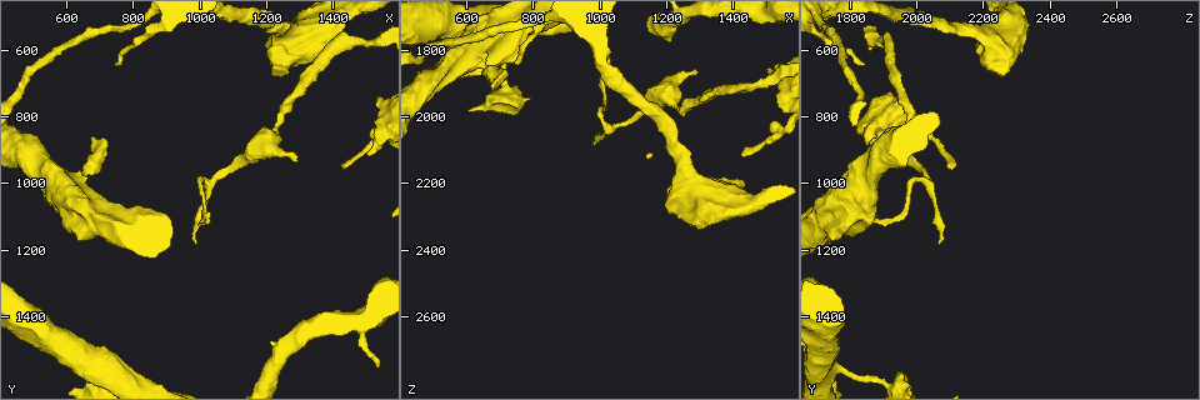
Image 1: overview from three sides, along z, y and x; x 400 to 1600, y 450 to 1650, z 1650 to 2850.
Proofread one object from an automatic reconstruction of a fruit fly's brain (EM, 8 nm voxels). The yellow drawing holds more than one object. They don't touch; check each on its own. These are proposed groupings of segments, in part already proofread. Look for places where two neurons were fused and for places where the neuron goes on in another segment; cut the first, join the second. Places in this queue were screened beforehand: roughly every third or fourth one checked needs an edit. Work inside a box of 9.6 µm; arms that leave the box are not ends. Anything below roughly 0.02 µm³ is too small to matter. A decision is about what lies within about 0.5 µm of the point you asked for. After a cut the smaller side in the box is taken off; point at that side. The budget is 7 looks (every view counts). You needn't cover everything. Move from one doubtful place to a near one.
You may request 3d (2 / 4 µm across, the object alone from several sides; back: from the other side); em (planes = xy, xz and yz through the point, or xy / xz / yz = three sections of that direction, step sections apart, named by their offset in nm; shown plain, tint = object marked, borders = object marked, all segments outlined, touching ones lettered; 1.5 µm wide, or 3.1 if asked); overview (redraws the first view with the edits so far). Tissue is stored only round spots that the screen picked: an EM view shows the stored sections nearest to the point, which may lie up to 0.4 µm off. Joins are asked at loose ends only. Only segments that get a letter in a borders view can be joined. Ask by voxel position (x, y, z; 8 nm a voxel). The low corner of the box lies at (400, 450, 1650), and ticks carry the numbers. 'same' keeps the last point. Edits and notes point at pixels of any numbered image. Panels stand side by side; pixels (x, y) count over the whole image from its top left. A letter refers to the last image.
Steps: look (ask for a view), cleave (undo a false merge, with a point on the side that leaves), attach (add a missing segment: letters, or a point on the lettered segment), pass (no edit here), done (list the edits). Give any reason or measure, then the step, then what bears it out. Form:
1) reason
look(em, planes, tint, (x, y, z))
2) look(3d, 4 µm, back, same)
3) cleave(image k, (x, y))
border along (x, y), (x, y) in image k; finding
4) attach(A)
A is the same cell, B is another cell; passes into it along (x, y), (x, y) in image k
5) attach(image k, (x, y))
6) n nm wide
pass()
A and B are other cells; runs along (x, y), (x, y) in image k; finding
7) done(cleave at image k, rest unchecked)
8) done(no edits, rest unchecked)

narrows sharply
look(3d, 4 µm, (670, 970, 1850))

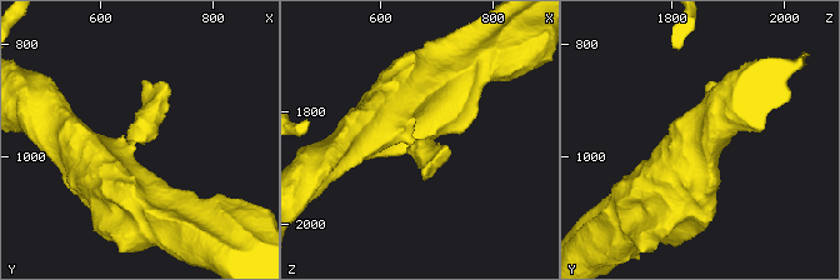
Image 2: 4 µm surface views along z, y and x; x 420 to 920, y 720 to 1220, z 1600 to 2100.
arms of 220, 750 nm
look(em, xy, step 4, borders, (660, 965, 1855))

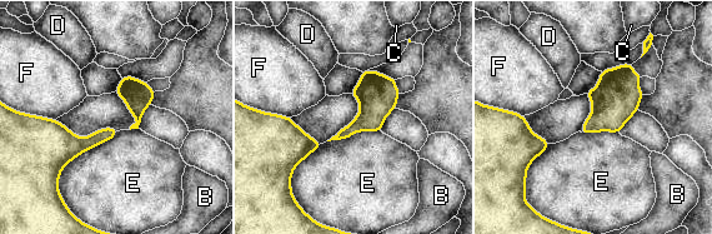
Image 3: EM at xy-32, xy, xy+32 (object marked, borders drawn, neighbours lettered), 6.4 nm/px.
90 nm wide
pass()
B, C, D, E and F are other cells; border along (119, 132), (71, 159), (56, 185) in image 3; all the same neuron

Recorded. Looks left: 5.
an open end
look(em, yz, step 4, tint, (750, 640, 1850))

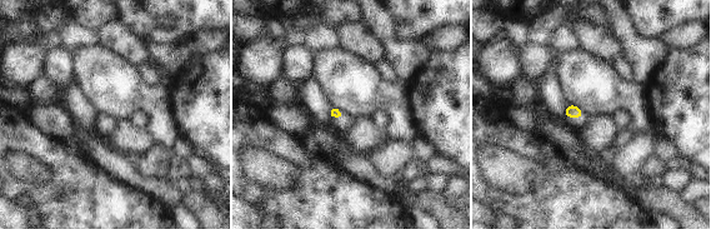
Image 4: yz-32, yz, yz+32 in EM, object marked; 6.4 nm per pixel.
look(em, xz, step 4, tint, same)

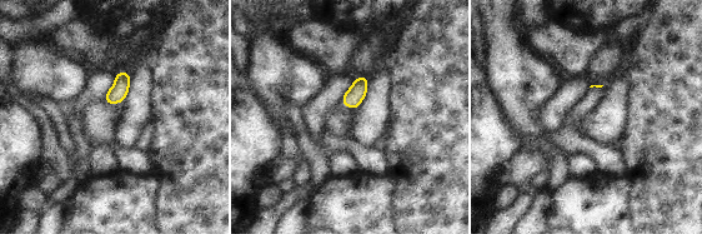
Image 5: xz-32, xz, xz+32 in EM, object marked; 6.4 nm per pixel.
look(em, xz, step 4, borders, same)

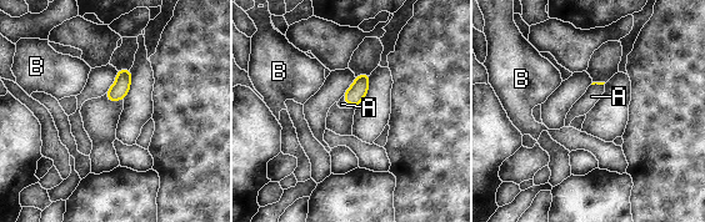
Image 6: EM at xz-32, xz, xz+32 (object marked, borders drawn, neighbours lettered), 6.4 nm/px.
A touches over 100 nm
attach(A)
A is the same cell, B is another cell; passes into it along (355, 94), (348, 102), (341, 104) in image 6; the neuron continues

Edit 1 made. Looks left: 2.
free end
look(em, planes, borders, (1500, 910, 1870))

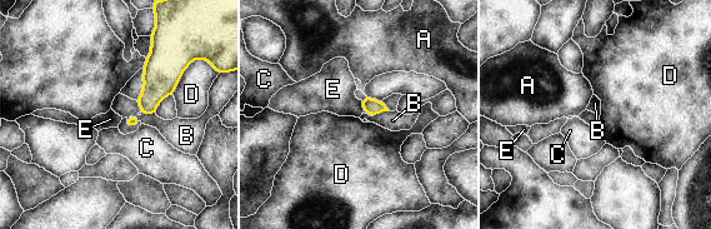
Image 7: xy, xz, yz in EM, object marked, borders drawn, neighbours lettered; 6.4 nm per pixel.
D touches over 220 nm
pass()
A, B, C, D and E are other cells; none of them fits

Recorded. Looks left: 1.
done(attach at image 6, rest unchecked)

